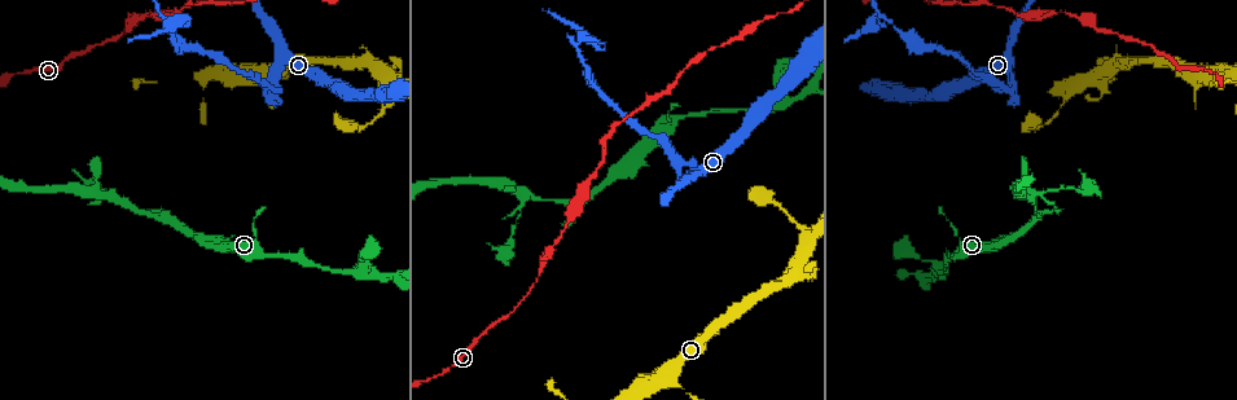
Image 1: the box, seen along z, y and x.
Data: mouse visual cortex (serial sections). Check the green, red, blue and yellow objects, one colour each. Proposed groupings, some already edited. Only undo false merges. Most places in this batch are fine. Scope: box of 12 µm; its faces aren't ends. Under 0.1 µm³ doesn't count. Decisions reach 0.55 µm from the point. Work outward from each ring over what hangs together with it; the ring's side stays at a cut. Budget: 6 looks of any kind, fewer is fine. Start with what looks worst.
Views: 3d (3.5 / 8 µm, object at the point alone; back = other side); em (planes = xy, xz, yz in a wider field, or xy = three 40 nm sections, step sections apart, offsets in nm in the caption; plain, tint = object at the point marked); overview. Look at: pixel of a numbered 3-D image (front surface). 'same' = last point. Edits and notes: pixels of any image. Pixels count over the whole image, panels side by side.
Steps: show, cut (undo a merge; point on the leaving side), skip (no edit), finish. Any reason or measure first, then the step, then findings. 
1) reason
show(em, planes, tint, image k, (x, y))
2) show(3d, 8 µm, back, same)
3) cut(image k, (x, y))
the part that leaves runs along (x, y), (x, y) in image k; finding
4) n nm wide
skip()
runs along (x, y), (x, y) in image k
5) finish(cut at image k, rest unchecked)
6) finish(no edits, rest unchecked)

sharp bend
show(3d, 3.5 µm, image 1, (1006, 85))

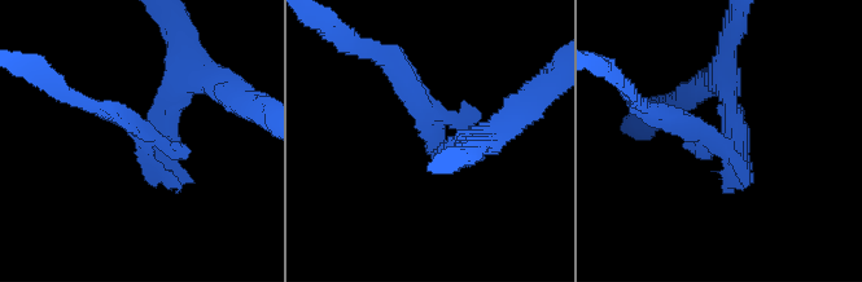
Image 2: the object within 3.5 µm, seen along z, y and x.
show(em, xy, step 1, tint, image 2, (712, 136))

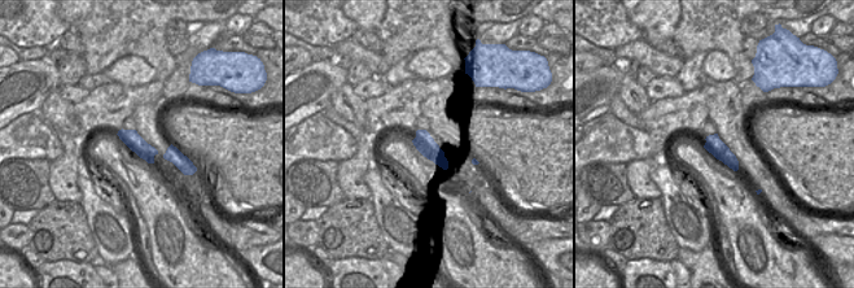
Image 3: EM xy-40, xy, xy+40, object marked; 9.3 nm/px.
180 nm wide
cut(image 2, (433, 106))
the part that leaves runs along (436, 148), (420, 101), (380, 57) in image 2; two cells meet here

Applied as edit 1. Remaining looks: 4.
arms part here
show(3d, 8 µm, image 1, (524, 195))

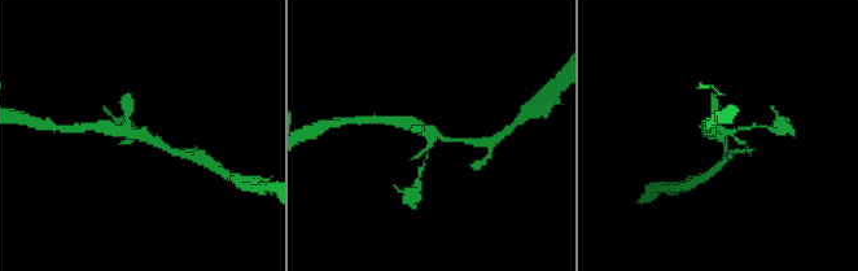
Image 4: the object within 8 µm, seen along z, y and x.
zoom in
show(3d, 3.5 µm, image 4, (430, 133))

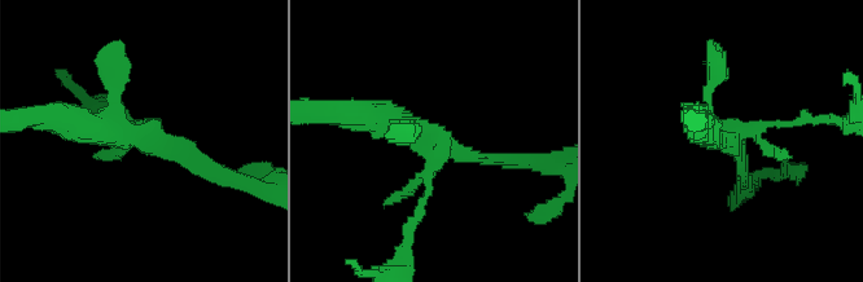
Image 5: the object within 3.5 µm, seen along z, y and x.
now the EM
show(em, planes, tint, image 5, (145, 142))

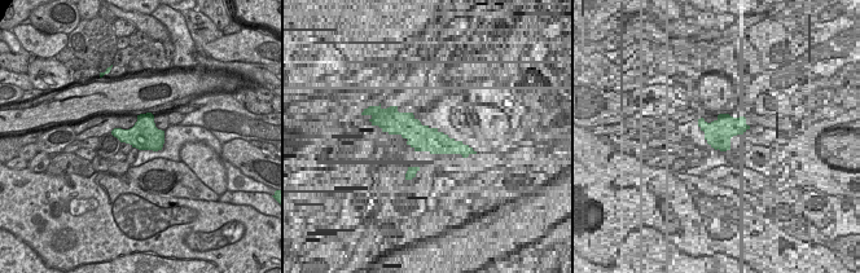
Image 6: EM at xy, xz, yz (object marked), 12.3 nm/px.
skip()
runs along (217, 176), (182, 148), (70, 120) in image 5; one cell here

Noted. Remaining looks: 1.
finish(cut at image 2, rest unchecked)

